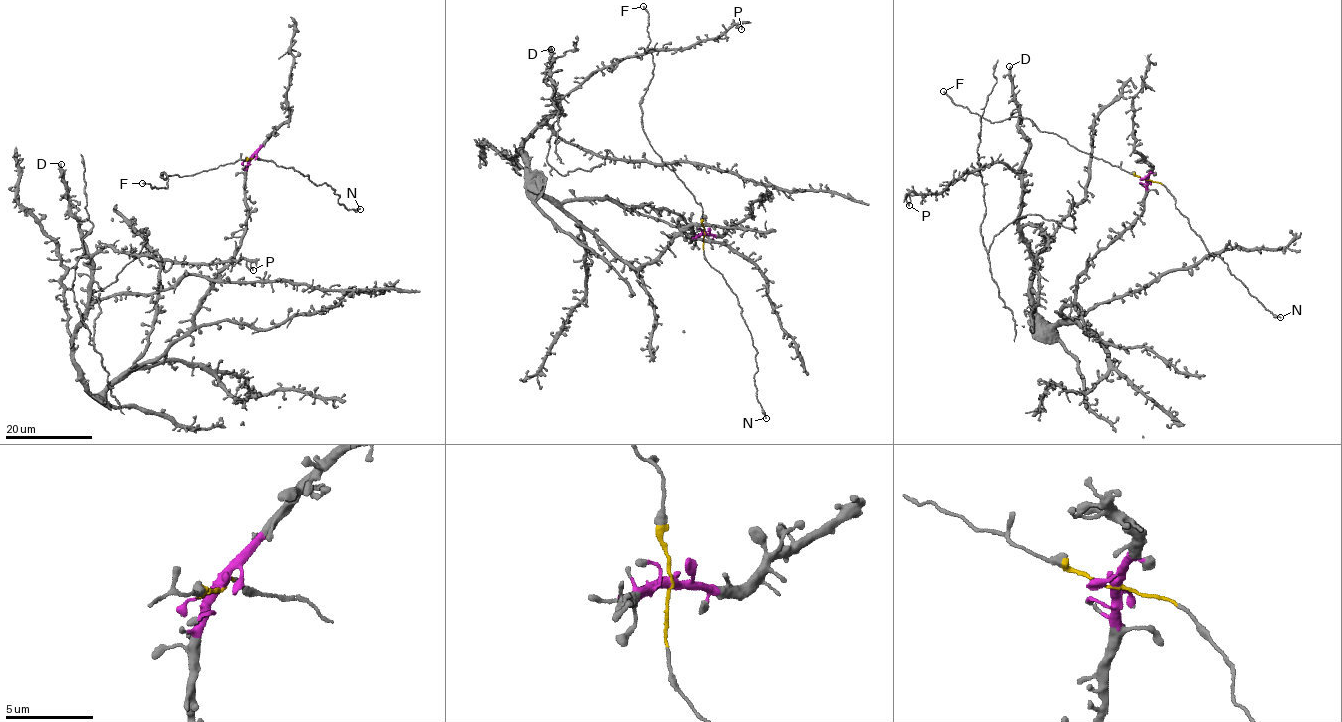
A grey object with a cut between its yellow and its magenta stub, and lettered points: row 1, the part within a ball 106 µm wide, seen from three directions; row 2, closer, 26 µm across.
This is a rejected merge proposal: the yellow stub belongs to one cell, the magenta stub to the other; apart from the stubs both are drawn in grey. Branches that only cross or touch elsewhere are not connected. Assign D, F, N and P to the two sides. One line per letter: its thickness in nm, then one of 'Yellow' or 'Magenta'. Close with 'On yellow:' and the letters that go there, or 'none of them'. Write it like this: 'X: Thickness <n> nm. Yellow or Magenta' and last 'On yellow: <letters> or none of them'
D: Thickness 400 nm. Magenta
F: Thickness 180 nm. Yellow
N: Thickness 170 nm. Yellow
P: Thickness 160 nm. Magenta
On yellow: F, N

